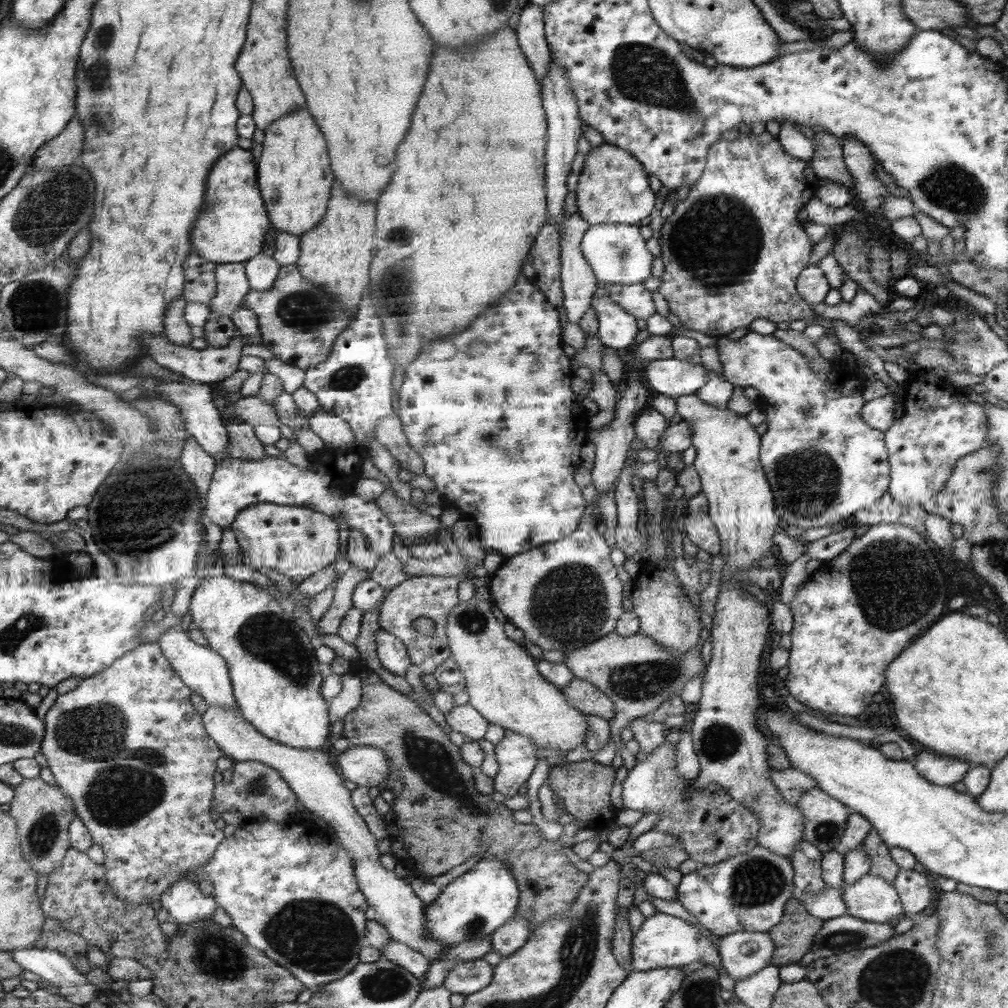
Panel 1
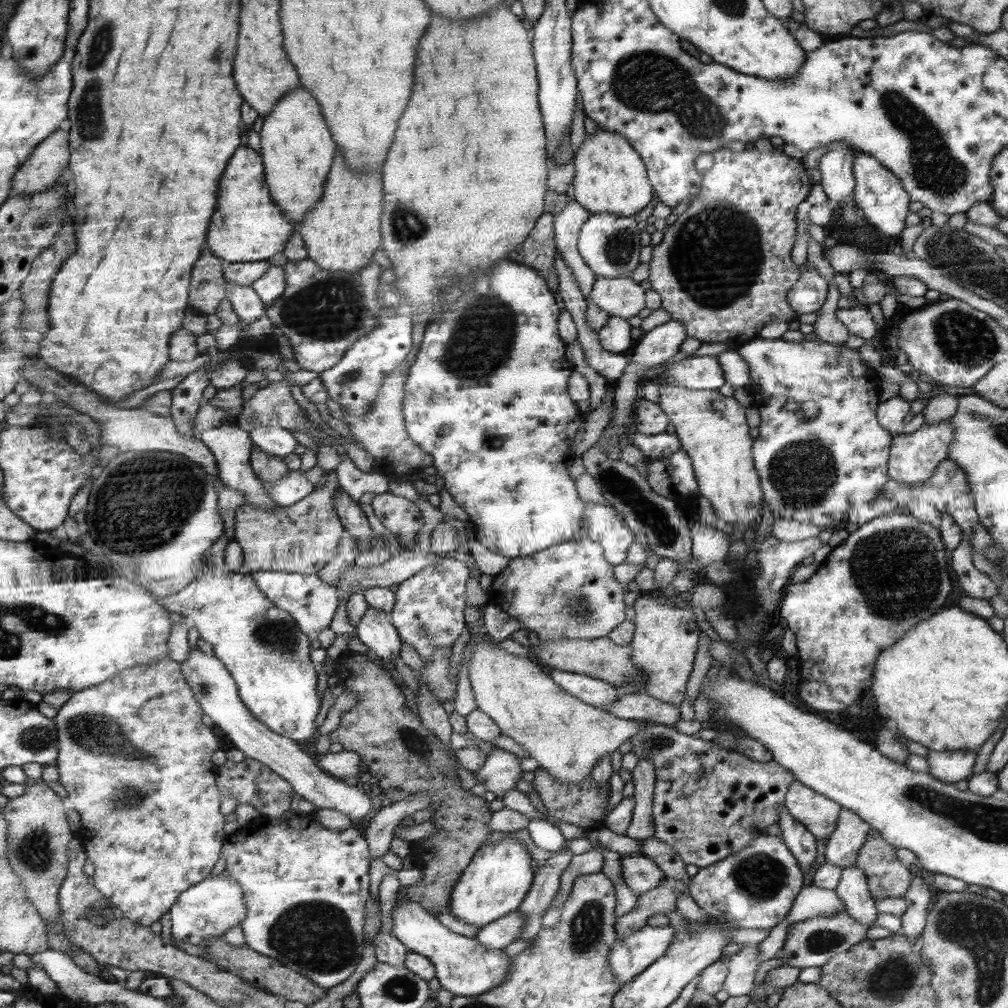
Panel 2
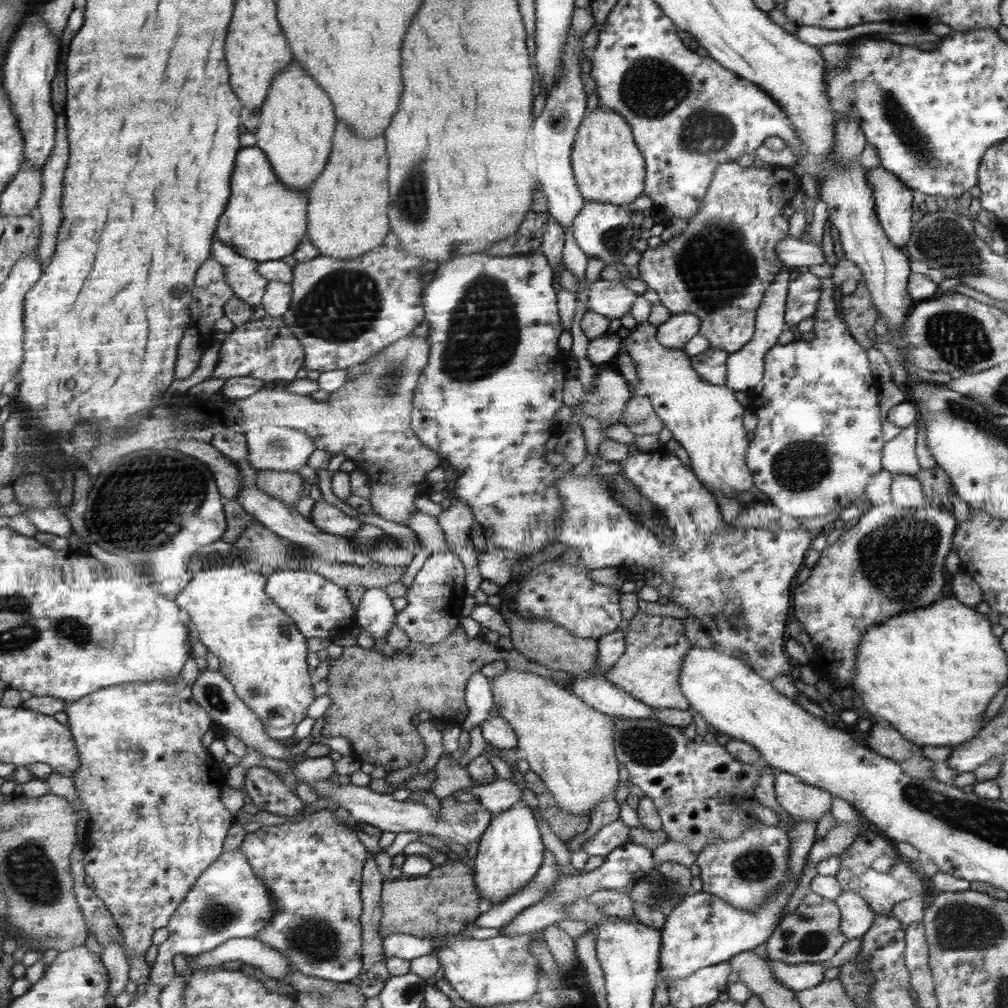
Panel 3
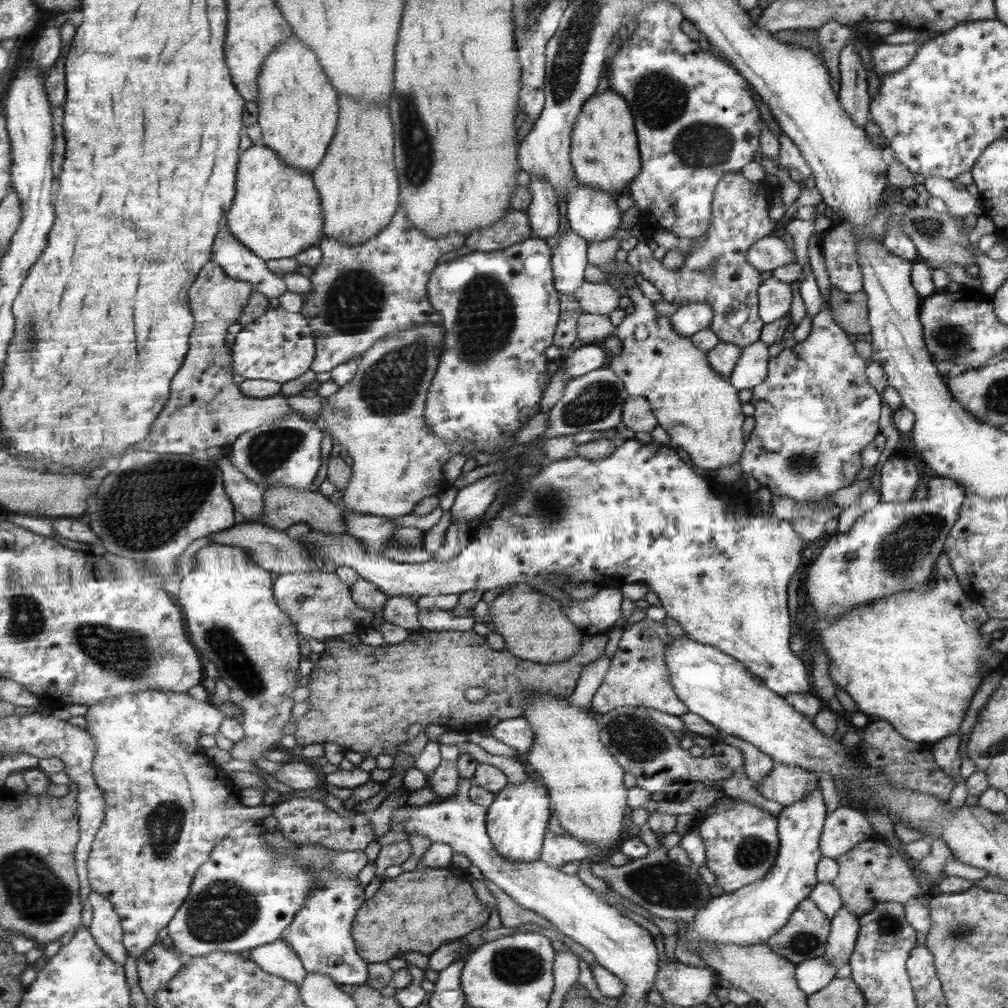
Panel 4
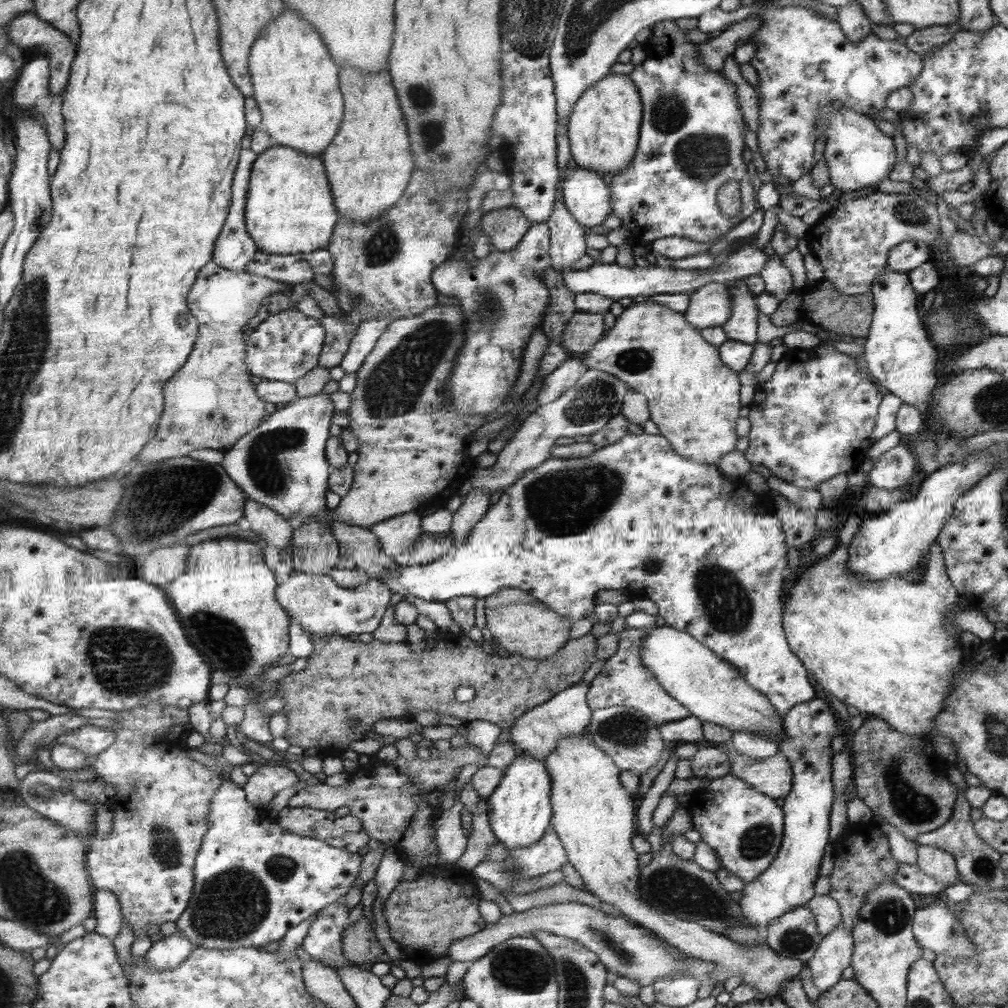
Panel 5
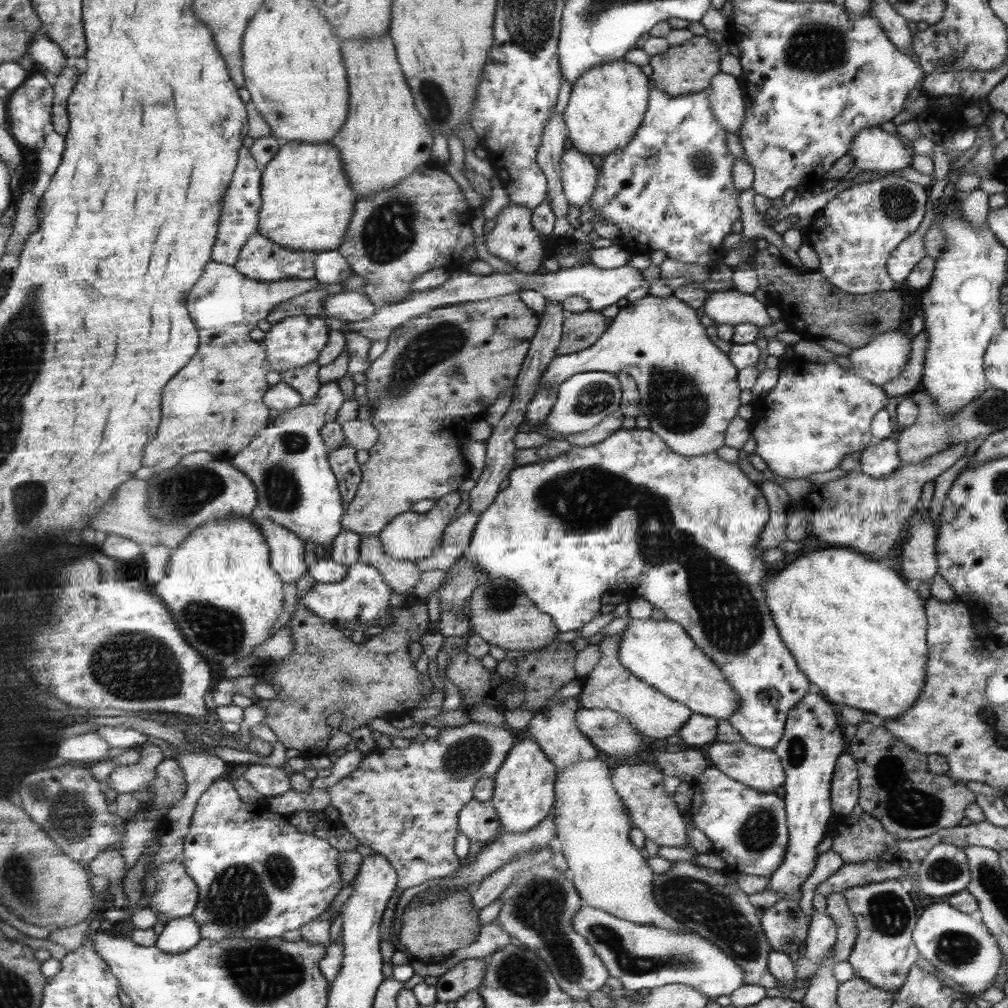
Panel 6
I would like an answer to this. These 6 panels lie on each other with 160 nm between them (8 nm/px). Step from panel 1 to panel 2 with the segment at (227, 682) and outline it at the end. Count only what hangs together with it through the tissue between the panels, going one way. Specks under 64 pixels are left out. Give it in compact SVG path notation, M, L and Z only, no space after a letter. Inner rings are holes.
M193 647L182 662L182 672L194 689L194 695L199 704L202 704L204 712L229 737L233 746L277 773L291 785L295 794L311 802L317 810L326 808L341 812L354 824L362 822L373 811L371 798L361 788L346 785L341 779L325 774L316 765L315 759L301 751L293 740L279 736L261 724L241 698L238 682L233 674L216 654L205 654L201 648Z

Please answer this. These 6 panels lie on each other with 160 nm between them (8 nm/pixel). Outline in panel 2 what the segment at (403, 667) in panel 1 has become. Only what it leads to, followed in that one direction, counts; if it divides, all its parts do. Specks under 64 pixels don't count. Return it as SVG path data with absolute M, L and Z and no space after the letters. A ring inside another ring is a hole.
M367 608L357 623L353 637L365 644L369 654L385 662L400 656L401 640L390 623L387 614L380 610Z

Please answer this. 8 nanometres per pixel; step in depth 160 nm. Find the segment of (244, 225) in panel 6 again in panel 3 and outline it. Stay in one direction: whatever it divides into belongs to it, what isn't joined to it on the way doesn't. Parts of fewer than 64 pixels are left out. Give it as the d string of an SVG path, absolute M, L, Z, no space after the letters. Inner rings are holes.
M222 240L214 241L211 253L226 269L226 279L234 289L235 297L250 304L251 308L257 308L269 283L258 275L257 261L249 260Z

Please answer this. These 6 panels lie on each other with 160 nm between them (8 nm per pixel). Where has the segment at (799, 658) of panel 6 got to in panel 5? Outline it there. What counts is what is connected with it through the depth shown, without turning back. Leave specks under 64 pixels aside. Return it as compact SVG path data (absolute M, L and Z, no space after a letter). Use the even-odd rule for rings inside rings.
M837 540L829 558L815 561L807 572L803 570L797 584L791 588L787 601L783 601L782 620L788 647L821 684L824 692L835 696L846 706L873 714L907 736L930 737L934 720L950 694L949 686L961 668L959 644L943 624L944 618L948 618L958 630L967 630L981 641L993 642L993 624L978 609L970 606L958 608L958 591L947 576L942 547L936 541L927 553L923 580L915 584L907 584L905 578L897 576L875 582L858 580L856 574L850 574L850 569L846 568L847 558L847 542L838 543Z

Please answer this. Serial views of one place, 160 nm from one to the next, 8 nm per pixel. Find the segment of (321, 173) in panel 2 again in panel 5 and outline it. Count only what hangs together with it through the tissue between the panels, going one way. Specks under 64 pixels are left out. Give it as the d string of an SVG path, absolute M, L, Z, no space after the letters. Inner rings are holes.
M283 12L263 29L255 48L251 48L250 71L254 87L252 98L261 114L260 127L273 143L311 156L325 151L341 126L344 103L341 88L337 88L337 68L313 28L299 20L293 12Z

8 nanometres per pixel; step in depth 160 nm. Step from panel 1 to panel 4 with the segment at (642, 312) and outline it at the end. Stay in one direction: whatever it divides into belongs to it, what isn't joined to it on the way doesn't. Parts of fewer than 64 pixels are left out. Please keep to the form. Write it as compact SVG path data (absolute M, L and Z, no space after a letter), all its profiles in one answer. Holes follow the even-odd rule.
M584 281L574 292L574 297L583 313L607 315L617 310L617 302L623 294L607 283Z

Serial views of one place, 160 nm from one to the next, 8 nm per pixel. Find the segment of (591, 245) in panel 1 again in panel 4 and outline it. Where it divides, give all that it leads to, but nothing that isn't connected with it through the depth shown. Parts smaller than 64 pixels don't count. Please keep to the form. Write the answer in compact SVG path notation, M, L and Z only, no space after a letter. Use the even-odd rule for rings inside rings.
M576 184L566 202L569 228L584 242L611 238L621 227L621 214L609 192Z

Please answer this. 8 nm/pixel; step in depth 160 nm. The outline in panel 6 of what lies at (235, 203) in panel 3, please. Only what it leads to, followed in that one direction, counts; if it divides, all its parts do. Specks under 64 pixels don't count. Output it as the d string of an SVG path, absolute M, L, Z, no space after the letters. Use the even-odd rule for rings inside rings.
M293 140L282 144L273 158L261 168L260 196L262 204L258 212L257 231L283 248L317 254L336 250L343 244L350 218L353 216L351 206L357 202L357 193L350 188L338 149L329 141L307 144L301 140Z

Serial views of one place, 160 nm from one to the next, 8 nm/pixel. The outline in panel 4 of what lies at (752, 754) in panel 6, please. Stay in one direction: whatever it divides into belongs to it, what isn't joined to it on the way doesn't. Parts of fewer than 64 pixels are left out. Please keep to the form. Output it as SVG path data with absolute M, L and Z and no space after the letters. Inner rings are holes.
M775 762L770 774L755 784L755 788L761 796L785 807L812 792L818 786L818 777L798 766Z

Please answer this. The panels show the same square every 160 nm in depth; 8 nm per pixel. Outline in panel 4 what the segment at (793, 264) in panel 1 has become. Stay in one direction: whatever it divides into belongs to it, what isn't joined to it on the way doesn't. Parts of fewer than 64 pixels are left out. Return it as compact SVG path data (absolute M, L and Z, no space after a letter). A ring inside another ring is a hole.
M741 172L723 174L714 188L713 200L710 203L711 216L706 231L696 239L696 243L684 254L683 264L676 269L662 266L660 260L651 256L646 241L638 242L627 251L626 262L641 274L643 280L651 282L661 294L661 299L671 304L681 305L705 302L711 307L712 317L708 330L720 342L735 344L739 349L749 347L751 343L761 339L763 322L758 317L758 288L762 284L761 272L753 268L746 259L750 246L764 236L769 236L777 226L773 219L767 216L767 198L776 188L768 185L764 180L751 183L741 175Z

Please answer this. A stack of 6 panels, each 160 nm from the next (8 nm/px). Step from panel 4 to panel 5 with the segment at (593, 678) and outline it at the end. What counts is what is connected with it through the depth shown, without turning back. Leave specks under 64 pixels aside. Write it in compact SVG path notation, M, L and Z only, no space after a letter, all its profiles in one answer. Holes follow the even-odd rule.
M579 681L552 696L546 703L534 706L508 727L508 741L520 752L542 760L557 747L558 740L583 734L590 724L592 710L586 703L590 683Z

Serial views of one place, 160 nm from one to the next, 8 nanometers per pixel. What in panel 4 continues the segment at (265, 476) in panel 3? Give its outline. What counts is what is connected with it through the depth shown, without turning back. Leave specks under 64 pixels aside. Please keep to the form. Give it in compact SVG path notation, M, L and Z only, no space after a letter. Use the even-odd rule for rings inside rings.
M265 487L261 519L256 522L274 529L285 530L292 524L304 522L309 529L335 536L347 535L345 524L342 524L344 509L330 504L328 497L308 489L290 489L289 487Z

